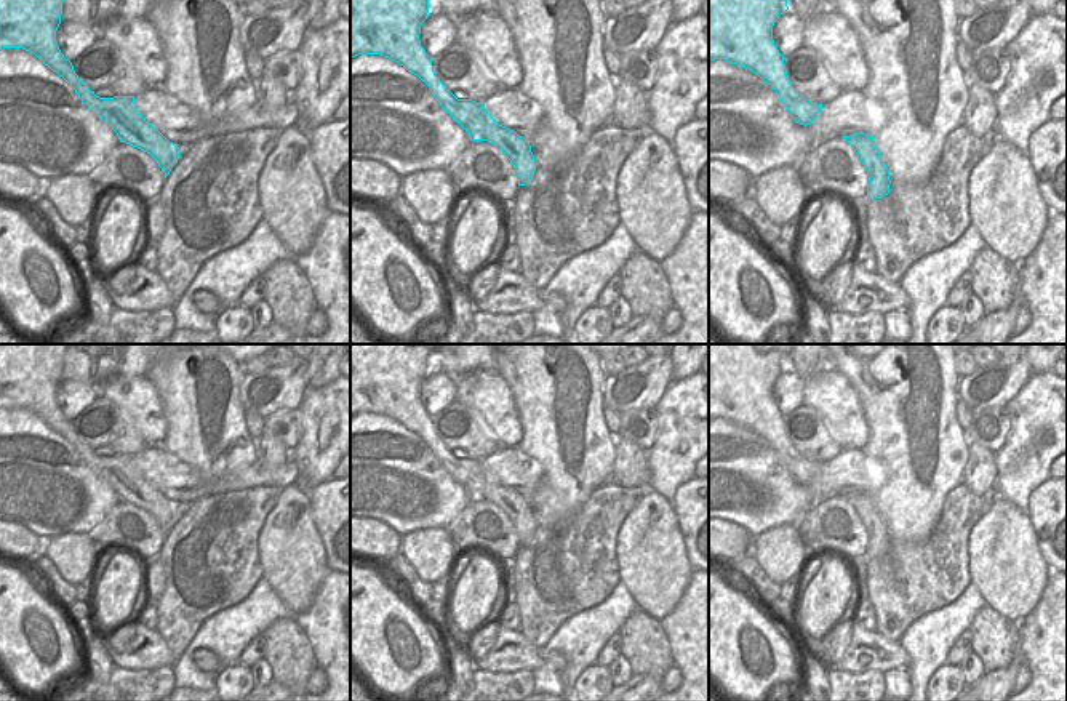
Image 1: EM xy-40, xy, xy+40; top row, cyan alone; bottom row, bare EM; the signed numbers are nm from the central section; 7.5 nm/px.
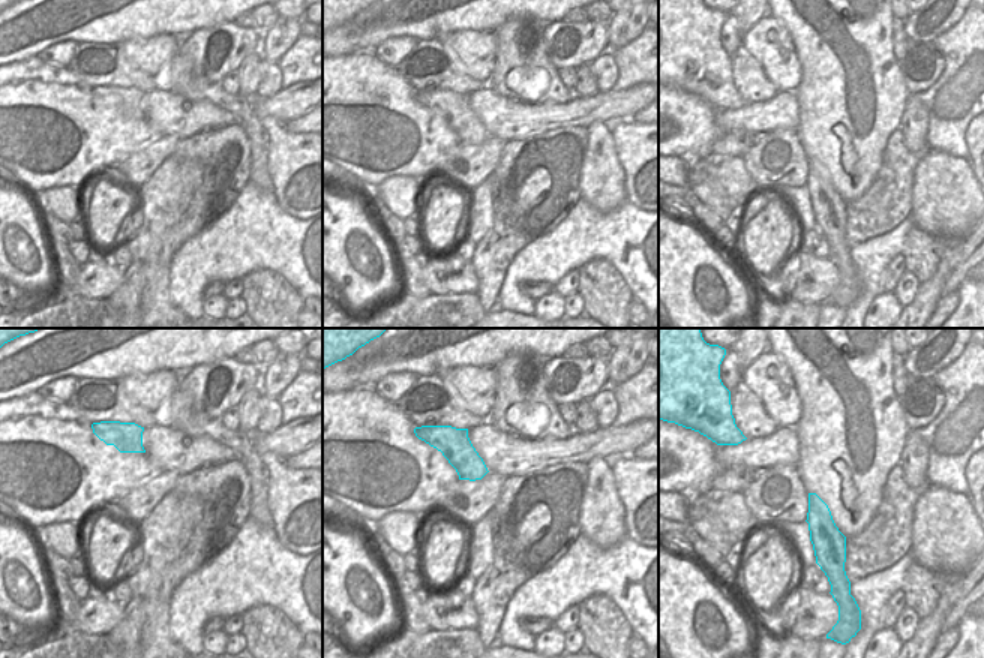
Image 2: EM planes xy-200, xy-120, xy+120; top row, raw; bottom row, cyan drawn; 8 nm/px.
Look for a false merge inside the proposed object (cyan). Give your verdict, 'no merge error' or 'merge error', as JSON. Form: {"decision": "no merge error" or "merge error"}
{"decision": "no merge error"}

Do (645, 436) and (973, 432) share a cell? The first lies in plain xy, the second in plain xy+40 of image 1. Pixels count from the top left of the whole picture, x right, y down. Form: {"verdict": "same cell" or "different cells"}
{"verdict": "same cell"}

